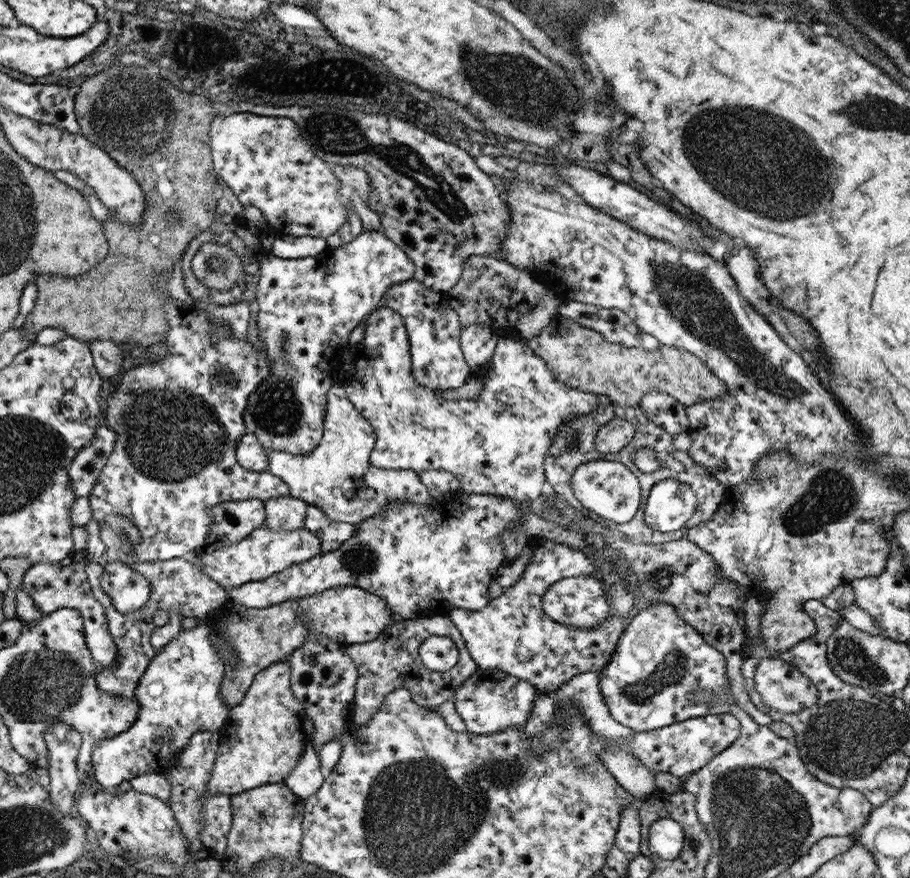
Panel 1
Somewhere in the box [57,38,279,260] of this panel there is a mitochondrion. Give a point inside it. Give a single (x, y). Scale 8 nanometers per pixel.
(113, 122)

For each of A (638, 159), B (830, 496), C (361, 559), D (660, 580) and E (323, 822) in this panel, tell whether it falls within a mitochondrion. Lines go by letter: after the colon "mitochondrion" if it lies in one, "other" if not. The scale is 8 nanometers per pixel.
A: other
B: mitochondrion
C: mitochondrion
D: mitochondrion
E: other

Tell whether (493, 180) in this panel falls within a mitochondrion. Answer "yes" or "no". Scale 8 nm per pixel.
no

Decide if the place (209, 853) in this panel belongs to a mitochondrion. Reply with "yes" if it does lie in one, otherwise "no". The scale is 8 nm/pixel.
no

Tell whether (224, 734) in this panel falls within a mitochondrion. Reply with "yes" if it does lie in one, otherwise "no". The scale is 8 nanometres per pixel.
no

